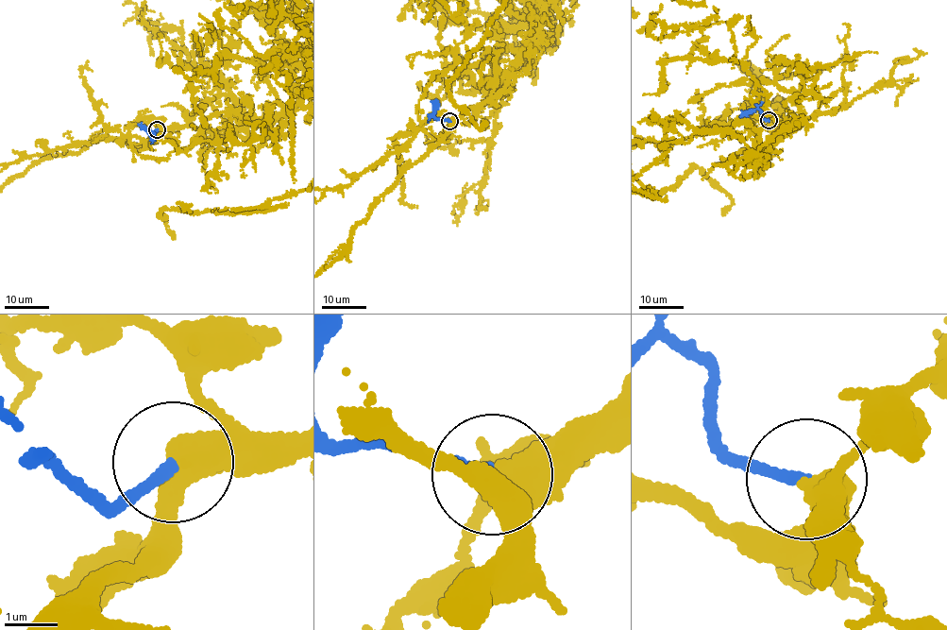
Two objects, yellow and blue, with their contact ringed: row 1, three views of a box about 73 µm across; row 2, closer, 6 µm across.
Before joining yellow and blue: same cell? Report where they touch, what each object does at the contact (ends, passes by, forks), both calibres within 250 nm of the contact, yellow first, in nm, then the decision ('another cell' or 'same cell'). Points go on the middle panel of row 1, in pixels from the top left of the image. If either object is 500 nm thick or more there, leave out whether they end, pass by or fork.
(449, 121) | 500/200 nm | same cell

